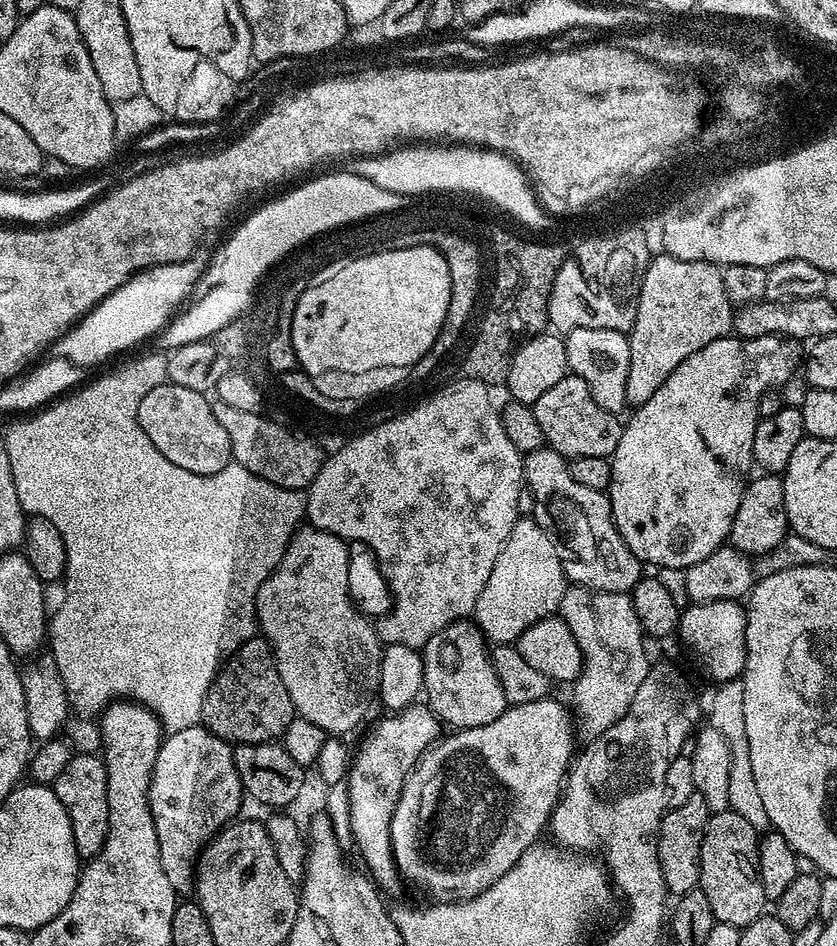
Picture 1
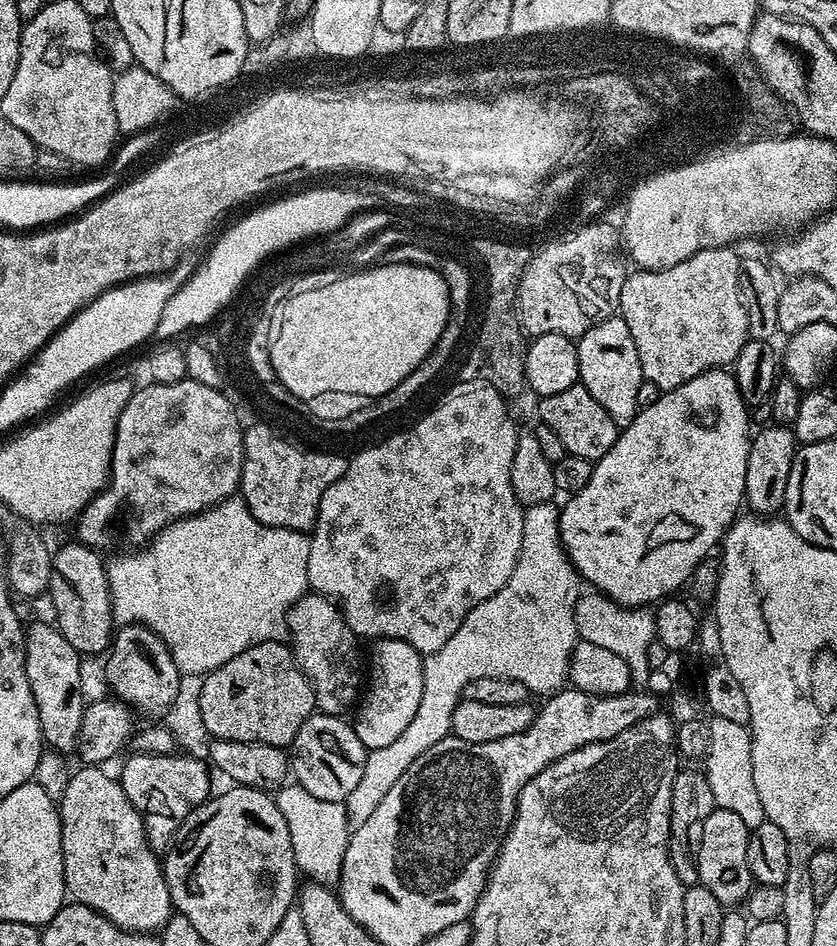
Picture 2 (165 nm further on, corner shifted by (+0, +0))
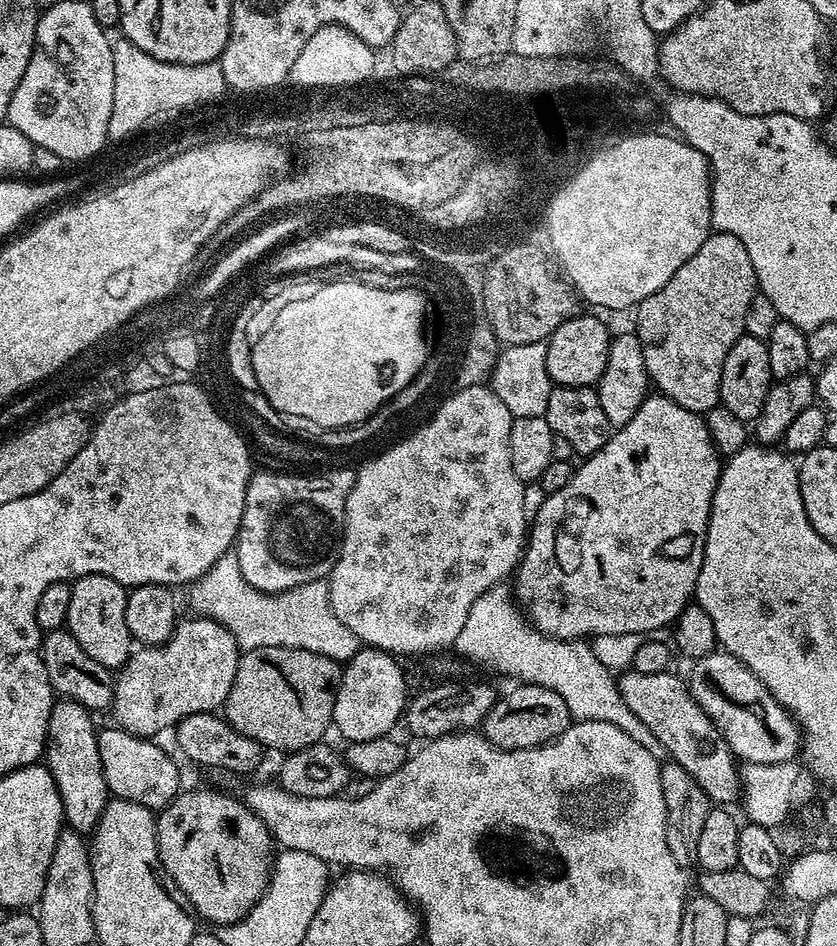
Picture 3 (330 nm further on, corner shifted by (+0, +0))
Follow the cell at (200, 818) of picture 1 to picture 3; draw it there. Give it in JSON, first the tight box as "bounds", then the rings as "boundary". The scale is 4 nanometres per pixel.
{"bounds":[98,726,182,810],"boundary":[[[119,726],[111,727],[101,727],[98,732],[98,754],[109,793],[117,800],[138,802],[153,810],[171,804],[182,791],[180,772],[175,762],[151,739],[132,736]]]}

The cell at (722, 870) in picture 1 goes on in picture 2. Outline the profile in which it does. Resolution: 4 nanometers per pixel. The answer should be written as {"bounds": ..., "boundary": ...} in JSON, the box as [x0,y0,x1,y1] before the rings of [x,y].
{"bounds":[698,807,754,906],"boundary":[[[716,807],[713,812],[700,821],[698,825],[698,867],[700,869],[699,883],[703,884],[706,890],[710,890],[710,894],[714,894],[714,898],[718,898],[718,902],[725,906],[736,906],[741,902],[747,901],[749,893],[754,888],[754,881],[750,874],[750,866],[746,862],[746,846],[748,845],[748,828],[746,822],[738,814],[734,814],[734,810],[726,810]]]}

